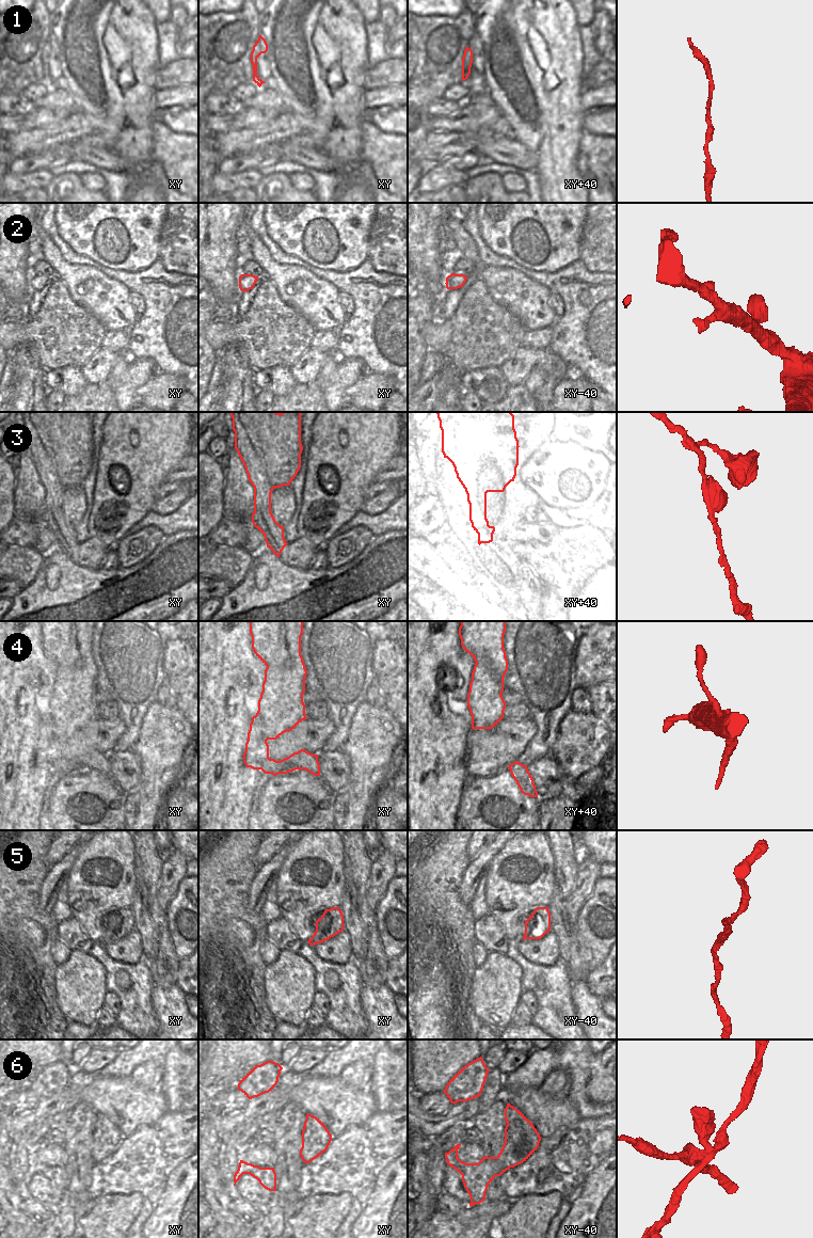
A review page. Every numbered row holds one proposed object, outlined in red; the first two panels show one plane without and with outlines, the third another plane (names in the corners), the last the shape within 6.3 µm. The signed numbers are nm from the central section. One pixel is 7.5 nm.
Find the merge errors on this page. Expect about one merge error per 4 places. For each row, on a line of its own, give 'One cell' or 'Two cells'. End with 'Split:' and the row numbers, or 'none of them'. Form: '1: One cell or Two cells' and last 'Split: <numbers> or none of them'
1: One cell
2: One cell
3: One cell
4: Two cells
5: One cell
6: Two cells
Split: 4, 6.

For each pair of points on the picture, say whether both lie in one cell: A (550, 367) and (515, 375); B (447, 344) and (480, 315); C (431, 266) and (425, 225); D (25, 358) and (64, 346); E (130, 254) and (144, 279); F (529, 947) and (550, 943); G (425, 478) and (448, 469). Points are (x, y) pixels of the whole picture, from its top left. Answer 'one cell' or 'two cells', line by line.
A: one cell
B: one cell
C: one cell
D: two cells
E: two cells
F: one cell
G: two cells

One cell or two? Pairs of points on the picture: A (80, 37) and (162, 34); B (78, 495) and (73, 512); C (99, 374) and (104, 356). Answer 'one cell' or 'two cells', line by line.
A: two cells
B: one cell
C: one cell

